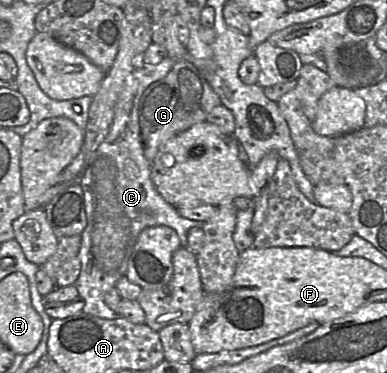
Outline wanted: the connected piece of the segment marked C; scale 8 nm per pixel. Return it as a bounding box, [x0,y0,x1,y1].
[74,57,205,320]

